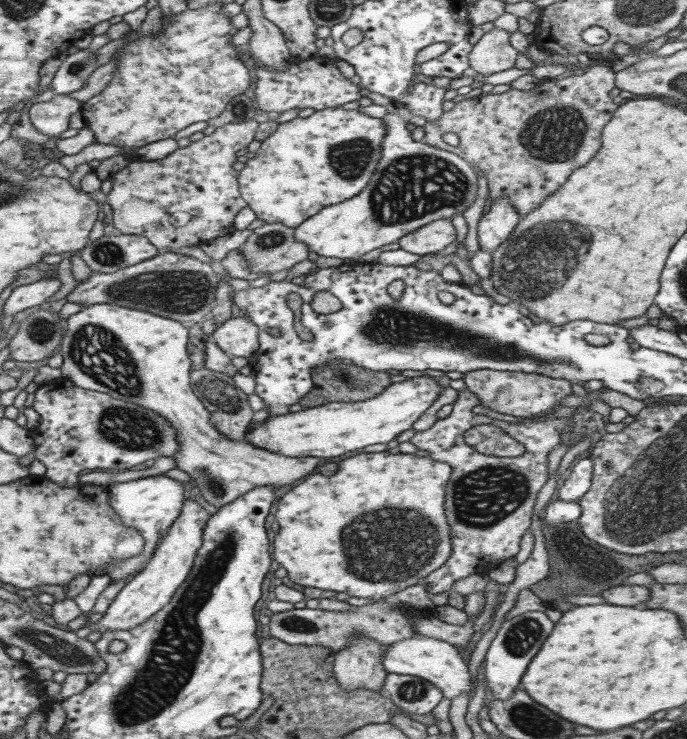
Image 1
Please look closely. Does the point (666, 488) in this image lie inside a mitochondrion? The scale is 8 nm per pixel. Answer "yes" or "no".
yes

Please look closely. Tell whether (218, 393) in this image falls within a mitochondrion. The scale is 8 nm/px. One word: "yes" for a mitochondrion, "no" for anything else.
yes

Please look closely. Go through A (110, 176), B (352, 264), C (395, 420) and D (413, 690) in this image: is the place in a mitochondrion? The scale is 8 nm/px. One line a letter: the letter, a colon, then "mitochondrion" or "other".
A: other
B: other
C: other
D: mitochondrion

